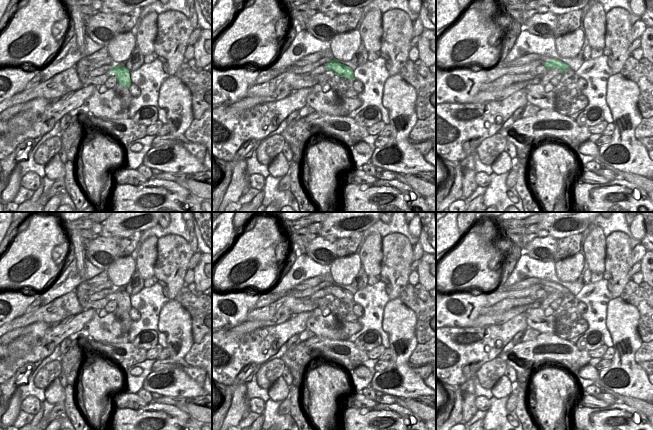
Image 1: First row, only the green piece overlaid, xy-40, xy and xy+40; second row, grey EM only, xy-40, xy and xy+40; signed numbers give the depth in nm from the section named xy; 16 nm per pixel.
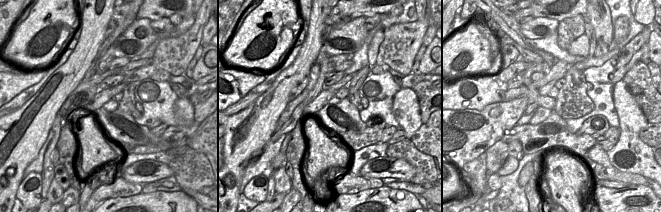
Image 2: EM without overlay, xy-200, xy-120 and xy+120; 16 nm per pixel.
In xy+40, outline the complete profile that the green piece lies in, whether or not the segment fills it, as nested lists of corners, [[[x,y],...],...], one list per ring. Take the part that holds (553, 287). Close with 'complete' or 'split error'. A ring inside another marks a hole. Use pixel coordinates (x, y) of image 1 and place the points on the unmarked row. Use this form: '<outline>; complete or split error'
[[[550,283],[548,286],[545,286],[542,288],[543,290],[545,290],[548,294],[549,293],[560,293],[562,295],[561,298],[563,298],[563,296],[567,293],[571,293],[570,290],[568,288],[565,288],[563,286],[561,286],[560,284],[557,283]]]; complete

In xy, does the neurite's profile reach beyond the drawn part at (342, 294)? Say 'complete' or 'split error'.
complete

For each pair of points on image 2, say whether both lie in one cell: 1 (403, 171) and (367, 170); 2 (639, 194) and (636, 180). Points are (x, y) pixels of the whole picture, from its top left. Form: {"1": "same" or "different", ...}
{"1": "same", "2": "different"}

